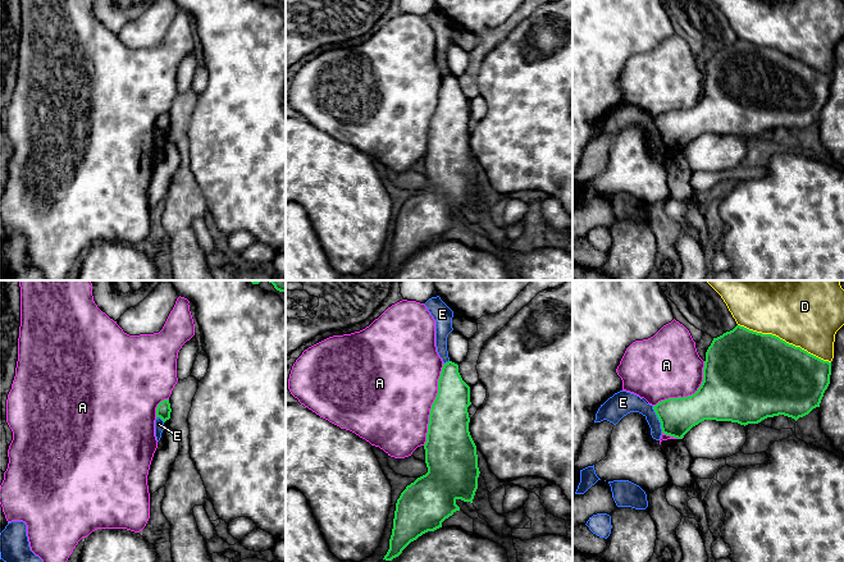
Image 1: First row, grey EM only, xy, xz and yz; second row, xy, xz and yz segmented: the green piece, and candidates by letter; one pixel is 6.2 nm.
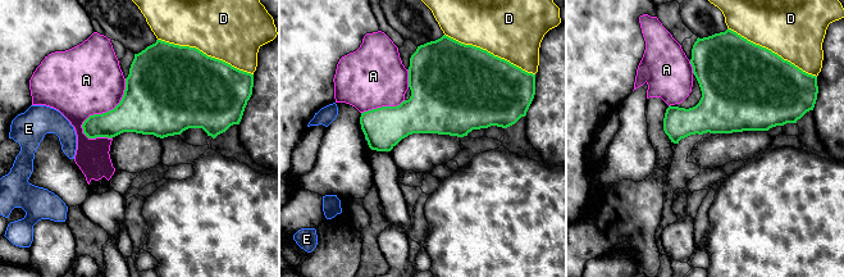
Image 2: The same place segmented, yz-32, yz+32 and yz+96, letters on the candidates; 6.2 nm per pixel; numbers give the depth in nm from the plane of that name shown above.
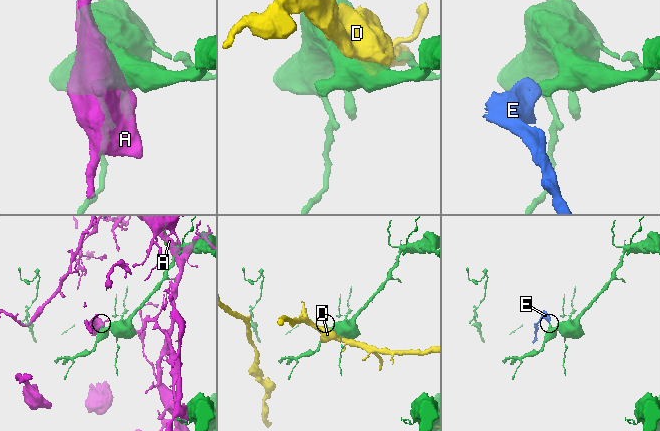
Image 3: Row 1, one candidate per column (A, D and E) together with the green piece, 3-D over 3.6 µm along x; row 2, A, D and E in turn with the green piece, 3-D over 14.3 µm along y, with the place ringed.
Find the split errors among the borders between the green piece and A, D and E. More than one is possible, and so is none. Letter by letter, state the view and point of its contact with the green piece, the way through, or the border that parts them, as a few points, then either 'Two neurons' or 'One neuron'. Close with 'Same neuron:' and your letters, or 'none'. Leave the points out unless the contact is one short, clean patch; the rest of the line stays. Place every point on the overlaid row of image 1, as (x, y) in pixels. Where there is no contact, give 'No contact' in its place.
A: Touches green at xz (432, 405). Two neurons
D: Touches green at yz (784, 341). Two neurons
E: Touches green at yz (658, 419). Boundary: yz (652, 406), (662, 432). Two neurons
Same neuron: none

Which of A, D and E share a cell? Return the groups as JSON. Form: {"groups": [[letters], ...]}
{"groups": [["A"], ["D"], ["E"]]}

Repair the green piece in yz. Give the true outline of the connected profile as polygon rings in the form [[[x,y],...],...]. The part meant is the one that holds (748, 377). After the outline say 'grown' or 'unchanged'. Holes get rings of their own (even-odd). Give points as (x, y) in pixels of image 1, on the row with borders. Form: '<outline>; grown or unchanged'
[[[736,325],[733,330],[713,338],[706,352],[703,381],[698,390],[688,397],[669,398],[653,406],[662,433],[678,439],[704,420],[731,421],[740,425],[758,424],[767,417],[784,415],[794,419],[808,415],[820,407],[830,384],[831,362],[824,361],[800,347],[786,343],[772,334],[762,334]]]; unchanged

